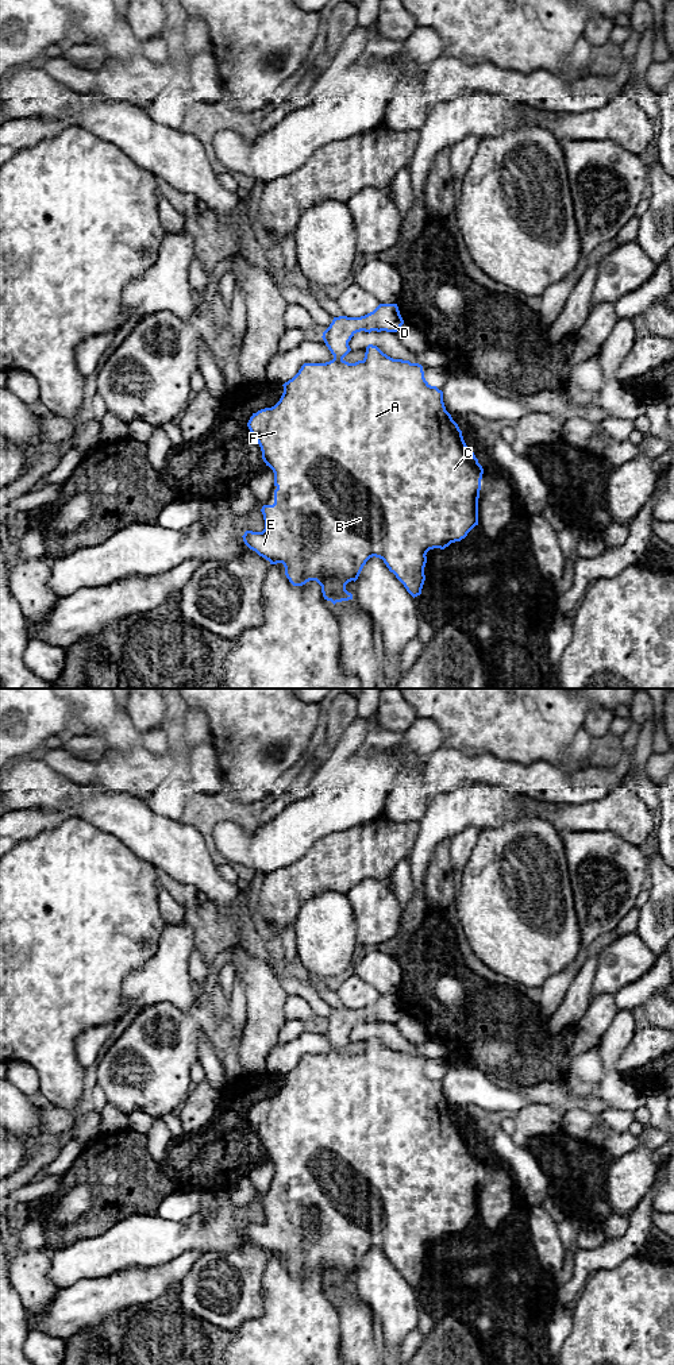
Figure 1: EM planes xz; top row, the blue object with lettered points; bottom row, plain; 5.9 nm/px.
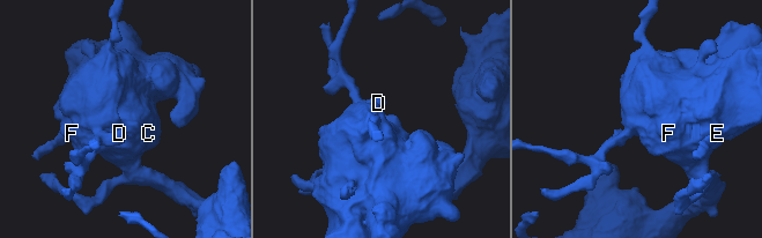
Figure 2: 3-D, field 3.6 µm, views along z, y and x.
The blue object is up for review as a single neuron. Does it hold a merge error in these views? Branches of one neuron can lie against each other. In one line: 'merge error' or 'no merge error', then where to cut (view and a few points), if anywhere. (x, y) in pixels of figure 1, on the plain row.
no merge error | no cut

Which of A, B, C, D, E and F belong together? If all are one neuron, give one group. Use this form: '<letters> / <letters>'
A B C D E F

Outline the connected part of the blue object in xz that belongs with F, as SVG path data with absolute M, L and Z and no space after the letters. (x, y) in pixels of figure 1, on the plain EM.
M380 995L373 1003L361 1009L334 1009L321 1027L334 1050L326 1054L304 1054L299 1064L282 1076L284 1084L280 1092L271 1099L253 1104L247 1114L250 1123L261 1138L263 1153L274 1164L274 1177L277 1180L274 1181L274 1195L263 1196L261 1200L265 1221L262 1223L246 1222L242 1227L243 1233L250 1241L269 1252L270 1256L282 1254L285 1266L293 1277L303 1277L309 1272L316 1272L321 1277L324 1291L331 1292L334 1296L353 1291L353 1285L346 1281L346 1276L358 1270L363 1257L373 1248L384 1252L389 1262L396 1266L413 1289L420 1287L425 1272L427 1243L434 1239L444 1241L451 1234L461 1233L478 1216L478 1189L484 1160L474 1144L466 1137L458 1115L446 1102L443 1083L425 1072L423 1057L409 1052L393 1050L373 1036L366 1038L362 1052L348 1054L343 1050L351 1042L348 1033L357 1023L397 1023L403 1015L404 1011L397 995Z

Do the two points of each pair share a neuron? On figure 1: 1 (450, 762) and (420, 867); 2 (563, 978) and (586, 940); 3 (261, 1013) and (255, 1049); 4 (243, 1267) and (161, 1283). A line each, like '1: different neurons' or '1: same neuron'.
1: different neurons
2: different neurons
3: same neuron
4: different neurons

